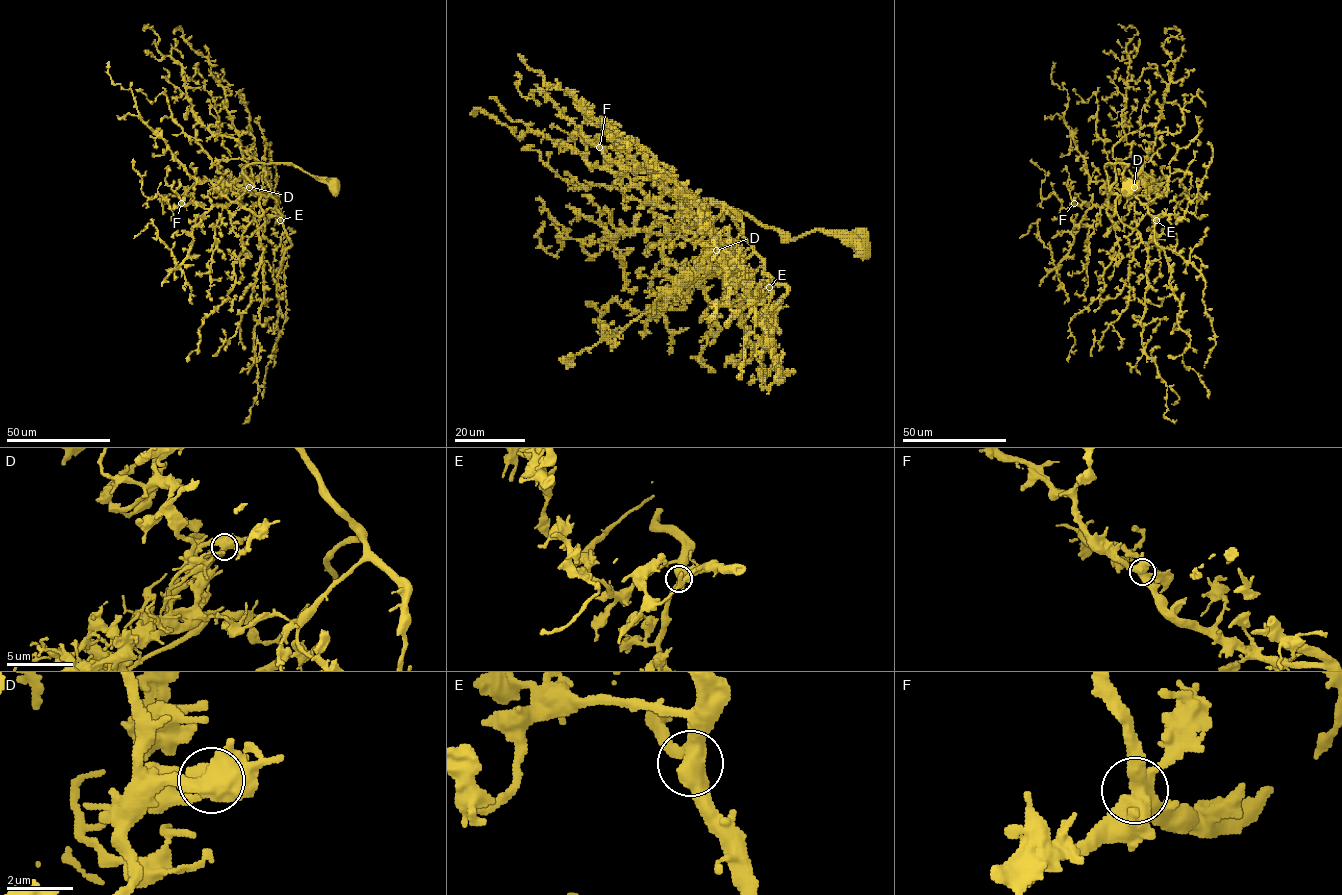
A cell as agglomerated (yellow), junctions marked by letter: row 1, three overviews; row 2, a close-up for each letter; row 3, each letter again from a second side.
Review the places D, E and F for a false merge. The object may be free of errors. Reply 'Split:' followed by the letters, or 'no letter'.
Split: D

